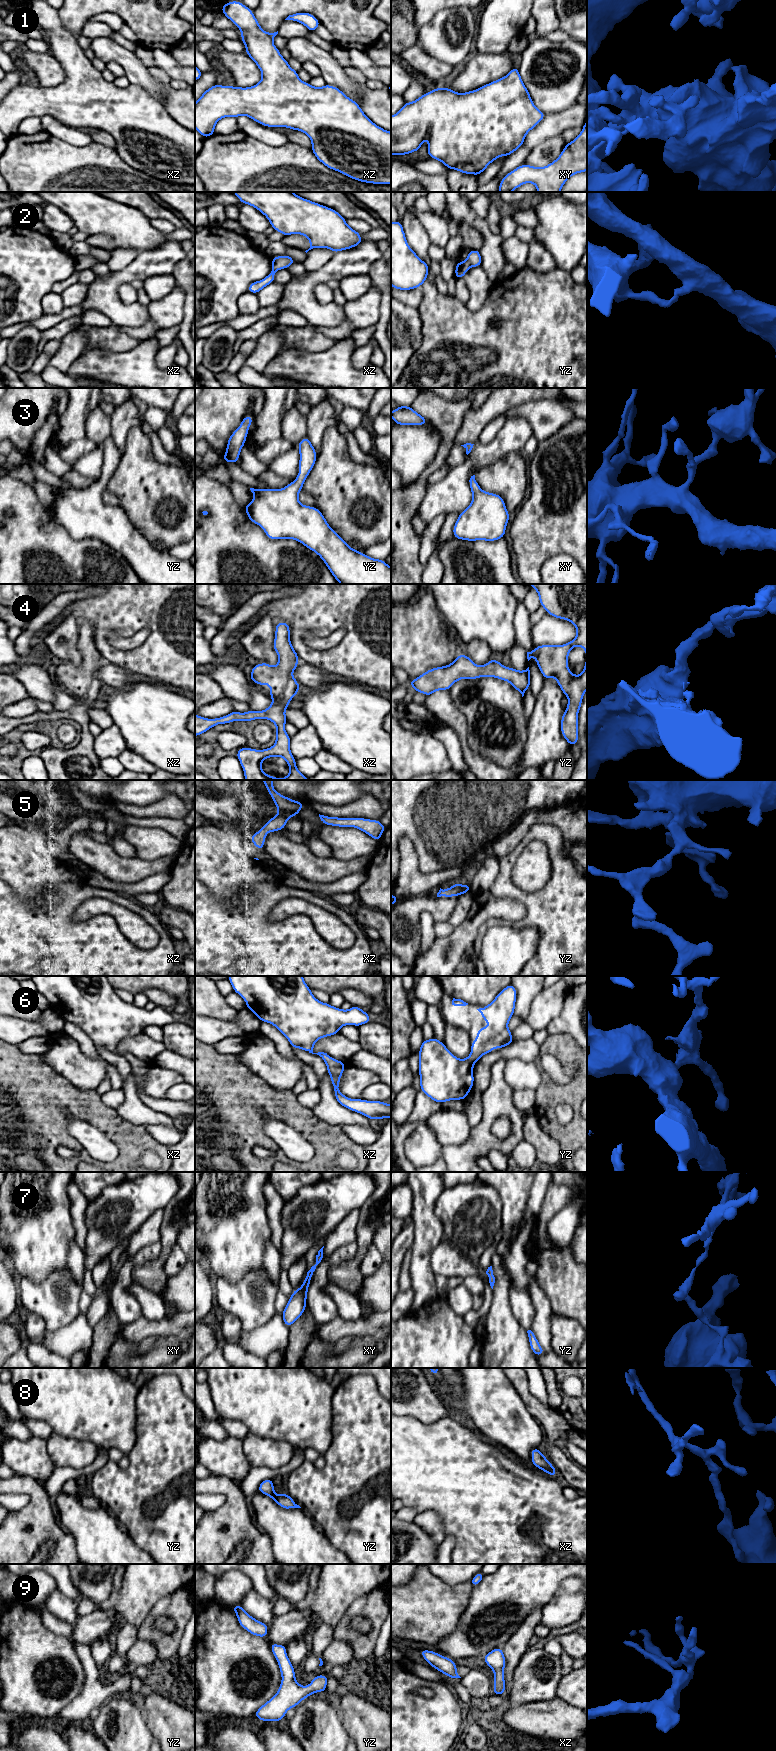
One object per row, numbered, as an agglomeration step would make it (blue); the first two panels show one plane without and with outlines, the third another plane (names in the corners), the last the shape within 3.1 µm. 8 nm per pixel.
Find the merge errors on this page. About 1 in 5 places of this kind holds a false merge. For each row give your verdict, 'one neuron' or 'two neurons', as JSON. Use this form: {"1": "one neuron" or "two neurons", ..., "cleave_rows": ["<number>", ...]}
{"1": "one neuron", "2": "two neurons", "3": "one neuron", "4": "one neuron", "5": "one neuron", "6": "one neuron", "7": "one neuron", "8": "one neuron", "9": "one neuron", "cleave_rows": ["2"]}

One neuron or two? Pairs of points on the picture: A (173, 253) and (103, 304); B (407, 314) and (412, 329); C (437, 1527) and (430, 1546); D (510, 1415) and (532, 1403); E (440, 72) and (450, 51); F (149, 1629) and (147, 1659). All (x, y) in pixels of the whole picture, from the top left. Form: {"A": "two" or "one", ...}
{"A": "one", "B": "one", "C": "two", "D": "two", "E": "two", "F": "two"}

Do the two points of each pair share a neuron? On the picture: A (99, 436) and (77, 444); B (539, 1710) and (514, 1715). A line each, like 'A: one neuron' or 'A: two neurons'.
A: two neurons
B: one neuron

